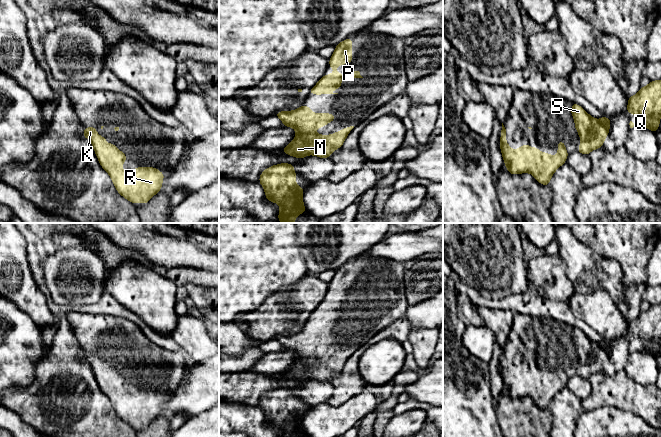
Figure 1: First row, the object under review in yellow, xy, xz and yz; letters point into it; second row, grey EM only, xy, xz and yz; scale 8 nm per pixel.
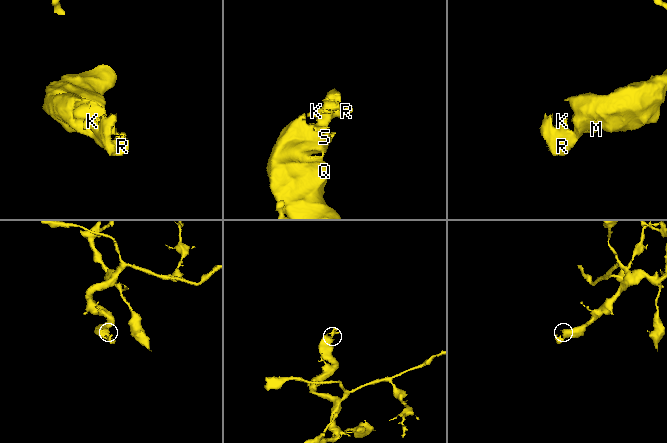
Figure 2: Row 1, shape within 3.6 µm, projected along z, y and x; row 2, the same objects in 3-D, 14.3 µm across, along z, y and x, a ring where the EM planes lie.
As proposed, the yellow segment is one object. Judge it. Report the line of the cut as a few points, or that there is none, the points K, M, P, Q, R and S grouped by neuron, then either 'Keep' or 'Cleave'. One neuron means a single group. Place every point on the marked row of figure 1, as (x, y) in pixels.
No split. Groups: K M P Q R S. Keep

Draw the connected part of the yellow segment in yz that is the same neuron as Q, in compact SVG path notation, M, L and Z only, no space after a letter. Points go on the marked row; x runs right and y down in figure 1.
M661 80L650 81L635 96L628 97L627 112L636 115L636 121L653 131L659 128L661 117Z

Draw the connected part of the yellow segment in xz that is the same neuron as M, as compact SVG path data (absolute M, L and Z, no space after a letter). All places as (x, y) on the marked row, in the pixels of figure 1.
M300 106L293 111L280 111L275 114L285 127L296 130L293 141L281 151L295 158L305 158L315 155L319 158L330 158L330 155L341 148L346 137L354 126L343 128L331 135L320 135L314 131L316 128L332 122L336 115L328 113L312 113L309 106Z

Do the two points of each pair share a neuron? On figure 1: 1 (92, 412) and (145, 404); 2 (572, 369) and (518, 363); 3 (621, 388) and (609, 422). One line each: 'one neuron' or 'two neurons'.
1: two neurons
2: one neuron
3: two neurons

